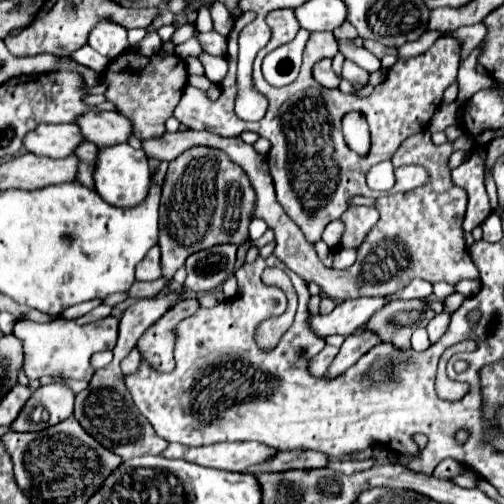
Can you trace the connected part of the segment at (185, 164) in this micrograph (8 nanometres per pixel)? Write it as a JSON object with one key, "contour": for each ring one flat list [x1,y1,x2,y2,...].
{"contour":[[196,146,182,152,170,162,166,180,162,186,160,202,160,250,162,250,162,274,172,280,184,260,216,244,242,244,248,240,248,216,252,214,254,192,238,164,234,164,224,152,216,148]]}

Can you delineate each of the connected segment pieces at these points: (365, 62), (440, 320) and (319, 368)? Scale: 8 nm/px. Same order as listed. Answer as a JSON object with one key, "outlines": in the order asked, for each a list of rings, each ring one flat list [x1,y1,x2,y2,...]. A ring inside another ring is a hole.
{"outlines":[[[348,42,348,44,340,44,340,50,342,50,342,54,344,54,348,60,352,60,354,64,358,64,358,66,364,68,366,72,376,72,376,70,380,70,380,60,378,60,374,54,370,54,366,48]],[[440,312,440,314,436,314,432,320,430,320,430,324,426,326,426,330,428,330,428,334,430,334,430,342,434,344,436,340,440,340,440,336,448,330,448,324,450,324,450,314,448,312]],[[324,346,324,350,312,360,310,372,312,372,314,376,324,376,324,372,330,368,332,360,336,358,336,354,338,354,338,348,336,348,336,346]]]}

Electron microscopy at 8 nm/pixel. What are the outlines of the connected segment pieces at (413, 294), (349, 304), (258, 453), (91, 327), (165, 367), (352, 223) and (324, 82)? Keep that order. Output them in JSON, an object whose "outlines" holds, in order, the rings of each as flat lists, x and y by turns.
{"outlines":[[[416,278,416,280,412,280,406,288,402,288,402,290,398,290,396,294,392,294,392,296,388,296,388,298,400,298,400,300,410,300,410,298,428,298,432,294,432,284,430,282,426,282,426,280,420,280,420,278]],[[352,298,352,300,342,300,338,306,326,314,326,316,310,316,310,326,312,330,326,338,330,334,342,334,350,336,358,328,364,328,368,320,382,310,390,300,388,298]],[[244,442,244,444,212,444,212,446,200,446,200,448,188,448,180,444,170,444,162,456,166,458,180,458,186,462,194,462,208,468,228,470,228,472,244,472,246,468,268,462,272,456,276,456,278,450,268,448,264,444,256,442]],[[106,316,102,320,96,320,92,324,78,326,72,320,56,318,52,322,40,324,32,320,18,320,14,324,14,334,24,342,26,362,24,372,30,380,40,380,48,376,64,376,72,380,90,380,92,368,90,368,90,356,94,352,112,350,118,340,118,318]],[[184,298,174,304,140,340,138,350,140,358,148,362,158,372,170,372,174,368,174,346,176,346,176,328,178,324,192,316,200,308,196,298]],[[350,206,348,212,344,212,342,220,346,224,346,232,342,236,342,248,360,246,364,242,364,236,374,228,378,222,378,210,368,206]],[[326,58,326,60,320,60,320,62,316,64,316,68,314,68,314,78,316,78,318,84,324,86,324,88,338,88,338,86,340,86,340,76,334,74,334,70,332,70,330,64,332,64,332,62,330,62,328,58]]]}

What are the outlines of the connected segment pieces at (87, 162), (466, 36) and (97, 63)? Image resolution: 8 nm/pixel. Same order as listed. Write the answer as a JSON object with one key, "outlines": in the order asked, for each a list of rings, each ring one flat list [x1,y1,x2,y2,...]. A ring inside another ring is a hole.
{"outlines":[[[84,142,80,144,80,148,76,150,76,156,80,156,80,176,78,182,86,188,94,188,94,168,96,168,96,158,98,158,100,148,92,142]],[[480,22,480,24,476,24,476,26,472,26,472,28,462,28,460,32,454,32,452,36,456,36,456,38,460,38,462,42,464,42,464,50,462,50,462,58,466,58,468,54,470,54,470,50,476,46,476,44,480,44,482,40,484,40,484,36,486,36,486,26]],[[88,44,82,46,82,48,78,48,76,52,72,52,72,58,79,64,96,70,98,73,103,72,108,64,108,61,104,64,103,57,97,54,97,52,94,52]]]}

